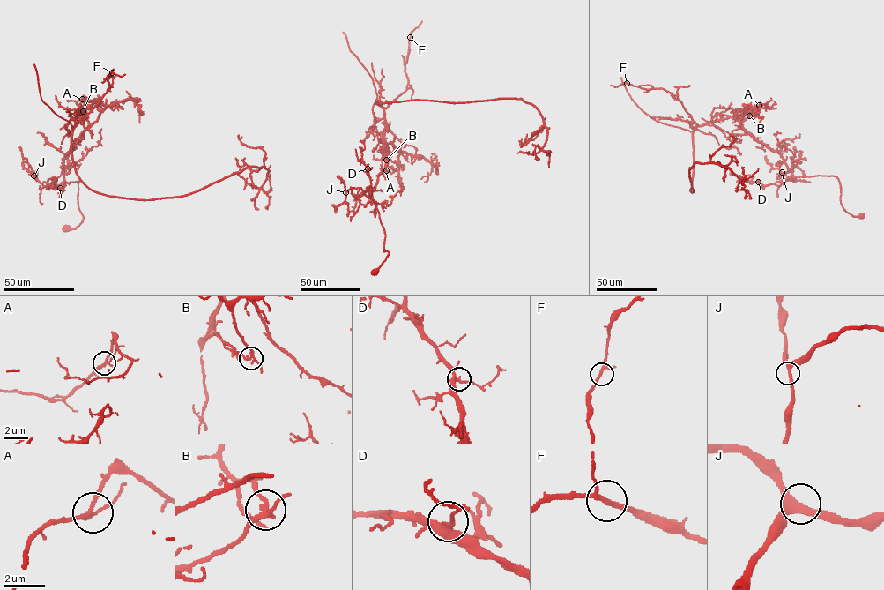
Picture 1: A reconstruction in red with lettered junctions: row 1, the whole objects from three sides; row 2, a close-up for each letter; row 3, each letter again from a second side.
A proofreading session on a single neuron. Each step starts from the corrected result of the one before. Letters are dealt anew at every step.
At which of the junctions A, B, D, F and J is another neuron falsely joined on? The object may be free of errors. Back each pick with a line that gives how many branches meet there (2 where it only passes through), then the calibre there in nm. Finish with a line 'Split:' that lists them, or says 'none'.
B: Branches: 3. Thickness 200 nm
Split: B

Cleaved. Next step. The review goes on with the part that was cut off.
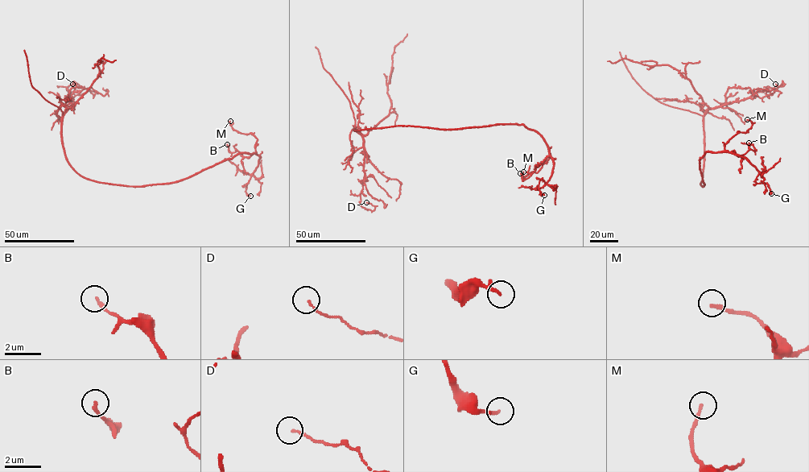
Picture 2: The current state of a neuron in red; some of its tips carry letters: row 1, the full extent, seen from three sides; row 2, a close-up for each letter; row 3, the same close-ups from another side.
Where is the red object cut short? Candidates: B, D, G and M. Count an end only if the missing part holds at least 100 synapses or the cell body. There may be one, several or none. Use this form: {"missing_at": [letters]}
{"missing_at": []}

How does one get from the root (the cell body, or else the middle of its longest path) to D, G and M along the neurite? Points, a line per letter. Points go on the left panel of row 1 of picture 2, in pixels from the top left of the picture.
D: (109, 184), (80, 175), (66, 156), (61, 119), (72, 97), (67, 88), (73, 81), (81, 87), (72, 84)
G: (109, 184), (139, 186), (174, 183), (238, 154), (255, 153), (260, 157), (259, 163), (245, 184), (250, 196)
M: (109, 184), (139, 186), (174, 183), (238, 154), (253, 153), (256, 138), (251, 132), (235, 130), (230, 121)

